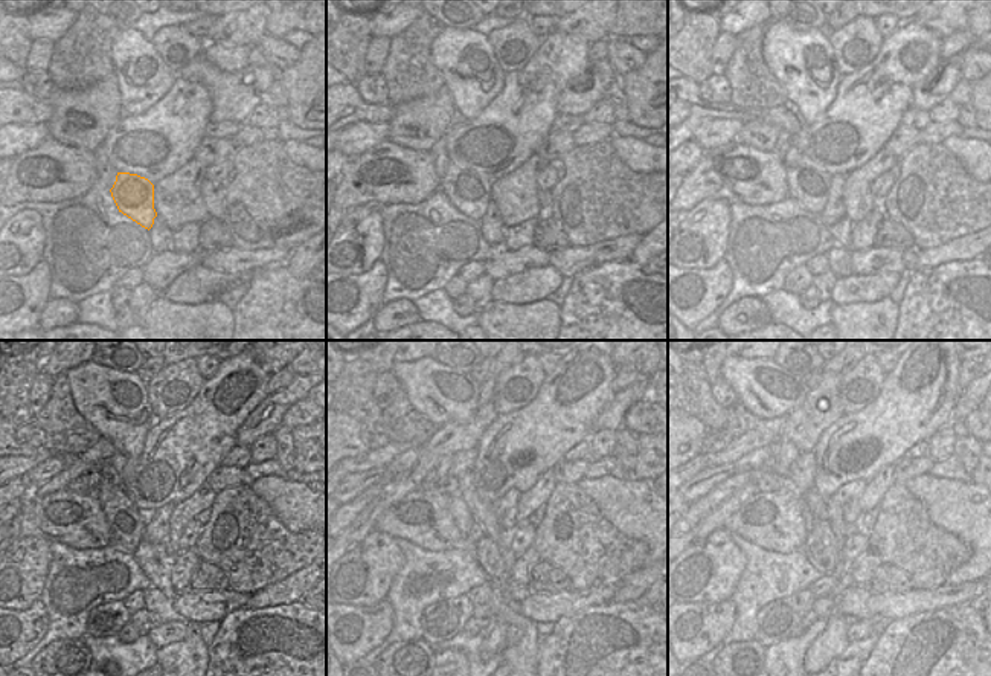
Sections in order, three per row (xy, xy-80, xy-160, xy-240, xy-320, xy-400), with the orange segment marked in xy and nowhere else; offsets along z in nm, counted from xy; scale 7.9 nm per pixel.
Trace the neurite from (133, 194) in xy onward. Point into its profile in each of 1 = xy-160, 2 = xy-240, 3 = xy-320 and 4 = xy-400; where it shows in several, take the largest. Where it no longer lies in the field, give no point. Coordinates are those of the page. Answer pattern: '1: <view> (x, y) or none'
1: xy-160 (808, 185)
2: xy-240 (127, 522)
3: xy-320 (464, 521)
4: xy-400 (784, 452)

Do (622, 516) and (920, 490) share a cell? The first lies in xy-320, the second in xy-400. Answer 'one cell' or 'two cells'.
one cell

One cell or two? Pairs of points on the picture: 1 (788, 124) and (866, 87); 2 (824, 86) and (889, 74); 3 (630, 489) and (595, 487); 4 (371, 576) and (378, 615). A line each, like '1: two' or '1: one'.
1: two
2: two
3: one
4: two

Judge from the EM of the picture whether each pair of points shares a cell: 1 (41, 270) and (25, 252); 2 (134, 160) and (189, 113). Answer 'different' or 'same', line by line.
1: different
2: same

